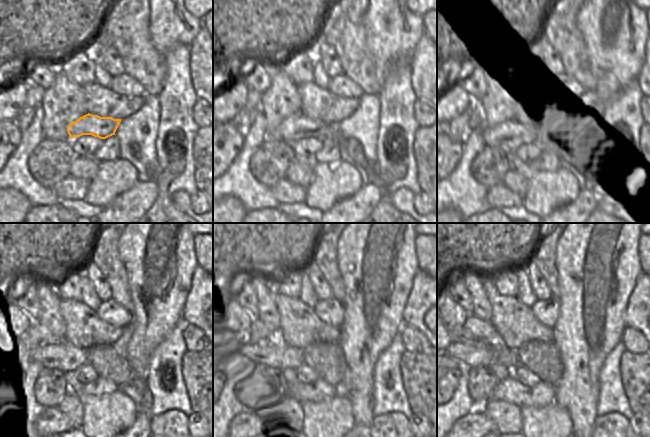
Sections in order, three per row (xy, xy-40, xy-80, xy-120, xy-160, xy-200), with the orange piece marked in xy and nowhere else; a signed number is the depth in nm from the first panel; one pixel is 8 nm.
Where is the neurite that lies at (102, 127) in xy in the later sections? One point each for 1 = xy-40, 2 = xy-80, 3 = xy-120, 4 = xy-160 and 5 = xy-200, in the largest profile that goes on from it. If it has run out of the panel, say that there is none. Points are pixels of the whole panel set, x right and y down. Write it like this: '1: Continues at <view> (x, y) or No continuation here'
1: Continues at xy-40 (296, 127)
2: Continues at xy-80 (515, 131)
3: Continues at xy-120 (60, 355)
4: Continues at xy-160 (252, 352)
5: Continues at xy-200 (468, 355).

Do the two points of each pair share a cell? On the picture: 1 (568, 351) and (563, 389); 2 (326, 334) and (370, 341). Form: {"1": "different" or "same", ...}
{"1": "same", "2": "different"}

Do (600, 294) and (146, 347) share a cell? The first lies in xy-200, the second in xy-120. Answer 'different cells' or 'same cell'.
same cell

